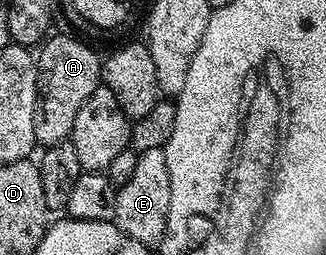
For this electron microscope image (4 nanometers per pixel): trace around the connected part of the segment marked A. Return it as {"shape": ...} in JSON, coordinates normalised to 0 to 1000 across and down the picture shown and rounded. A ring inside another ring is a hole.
{"shape":[[[166,137],[113,200],[120,404],[107,416],[101,522],[110,565],[132,584],[215,549],[224,475],[236,475],[248,412],[285,380],[285,349],[310,333],[316,302],[316,231],[273,173],[252,169],[218,137]]]}

